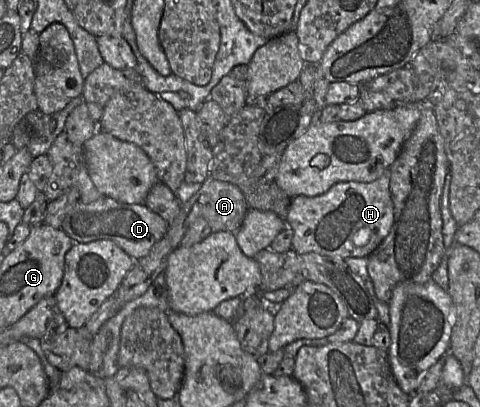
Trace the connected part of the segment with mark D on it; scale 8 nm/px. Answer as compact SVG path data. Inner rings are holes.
M108 196L89 204L77 203L62 223L62 230L75 242L111 240L134 260L148 255L152 247L165 236L168 227L169 223L145 204L122 203Z

